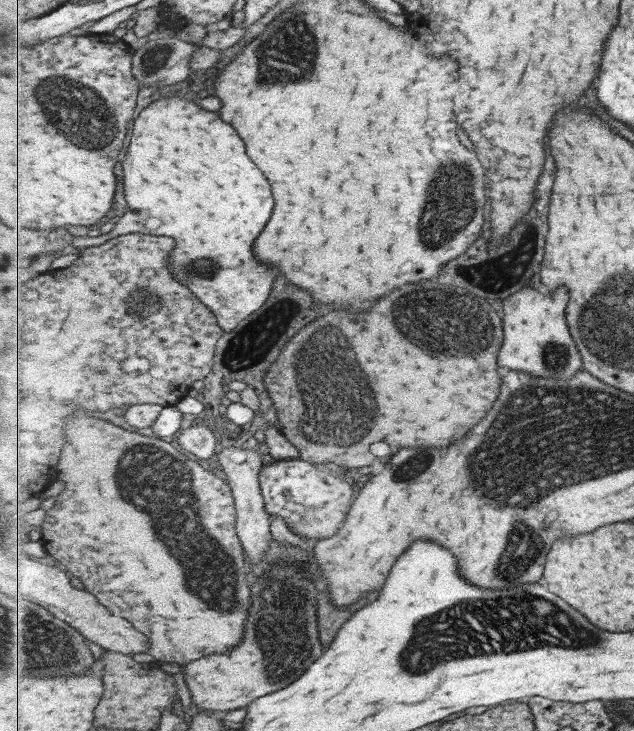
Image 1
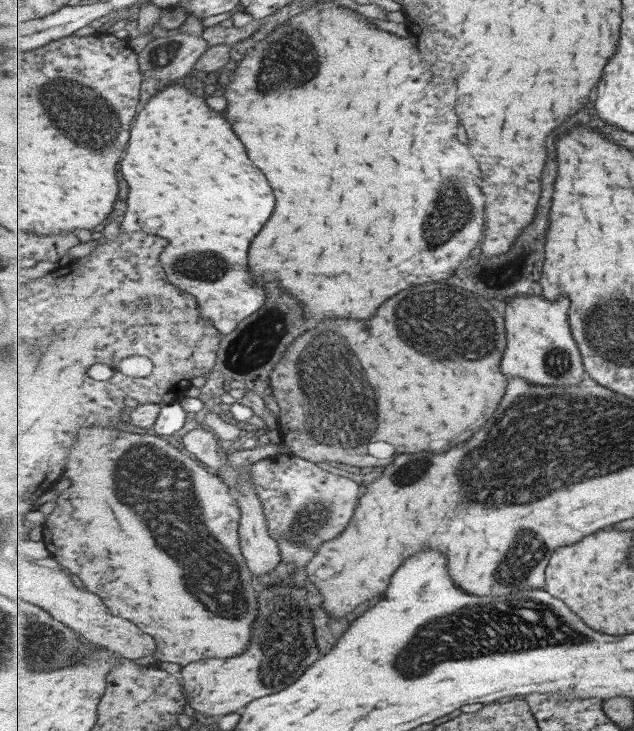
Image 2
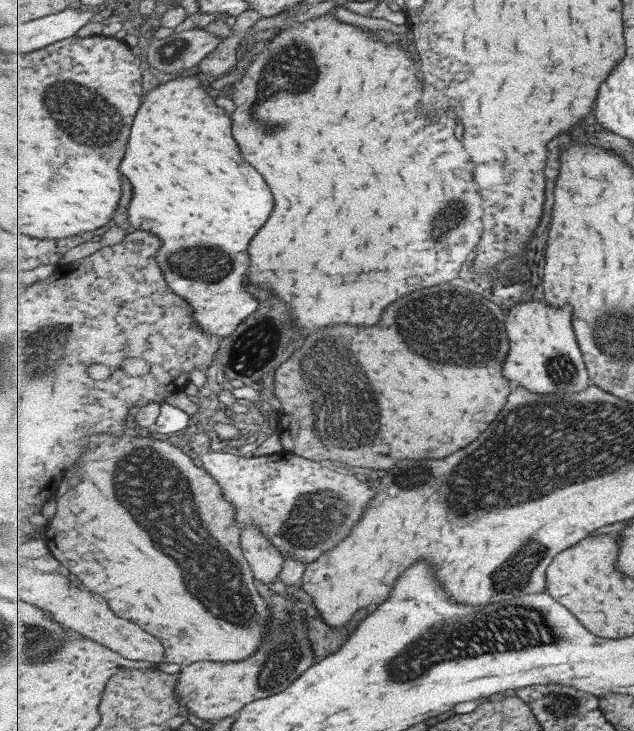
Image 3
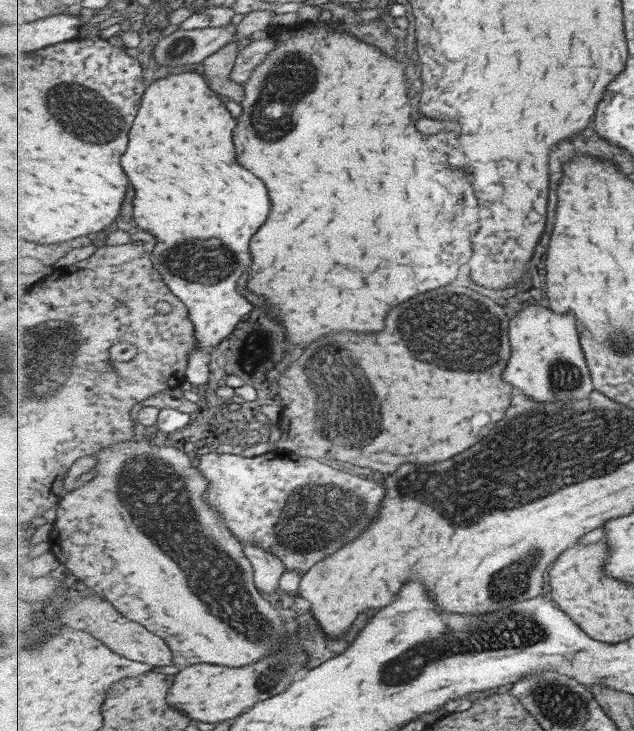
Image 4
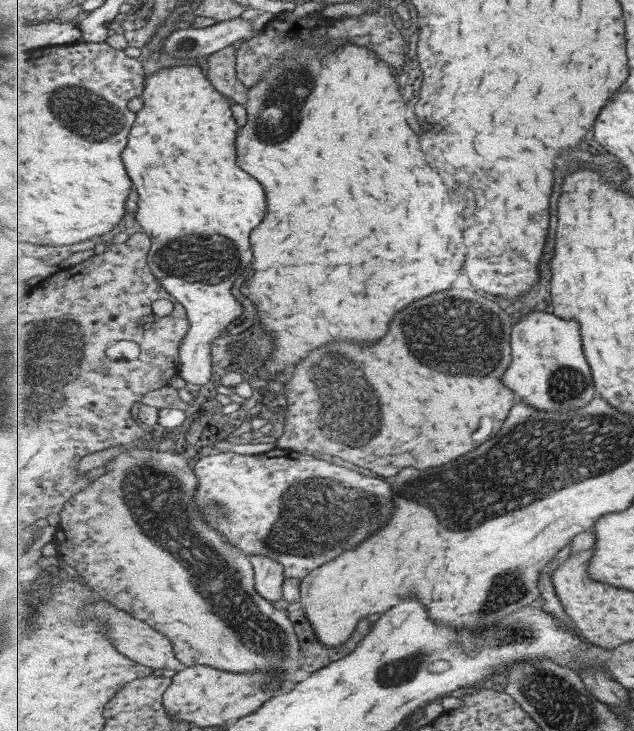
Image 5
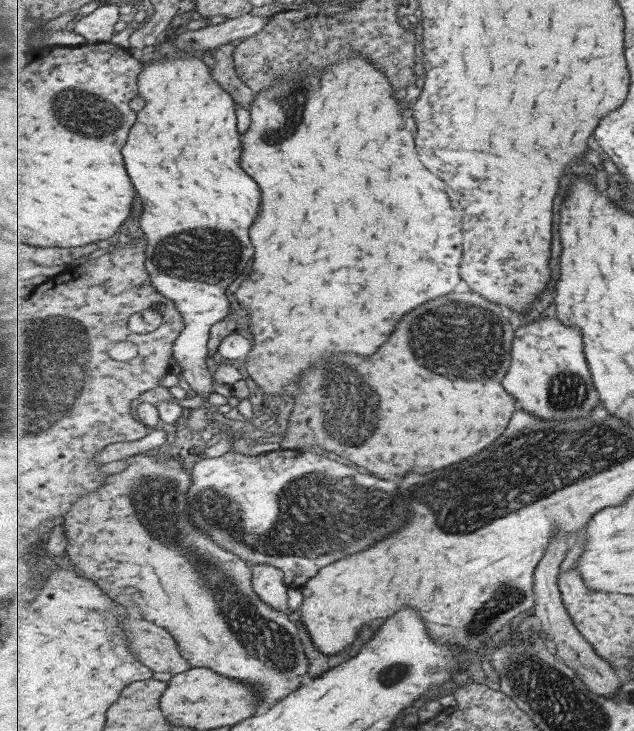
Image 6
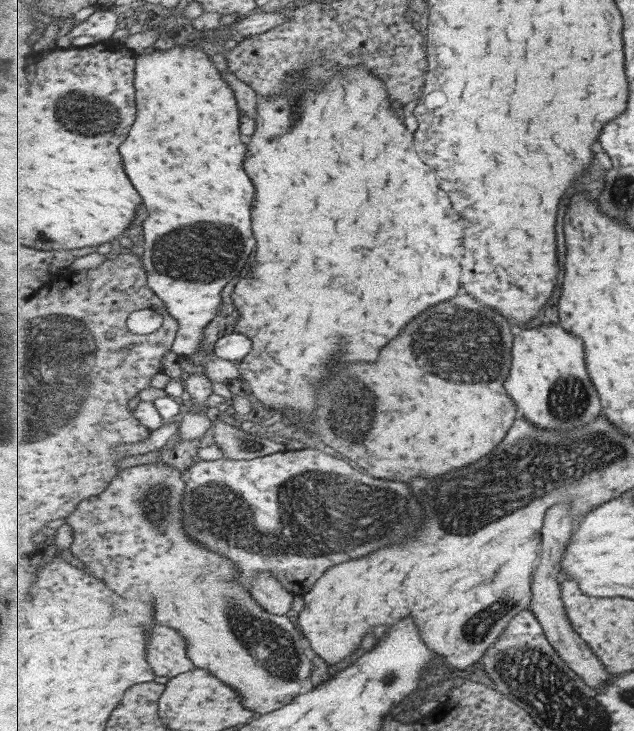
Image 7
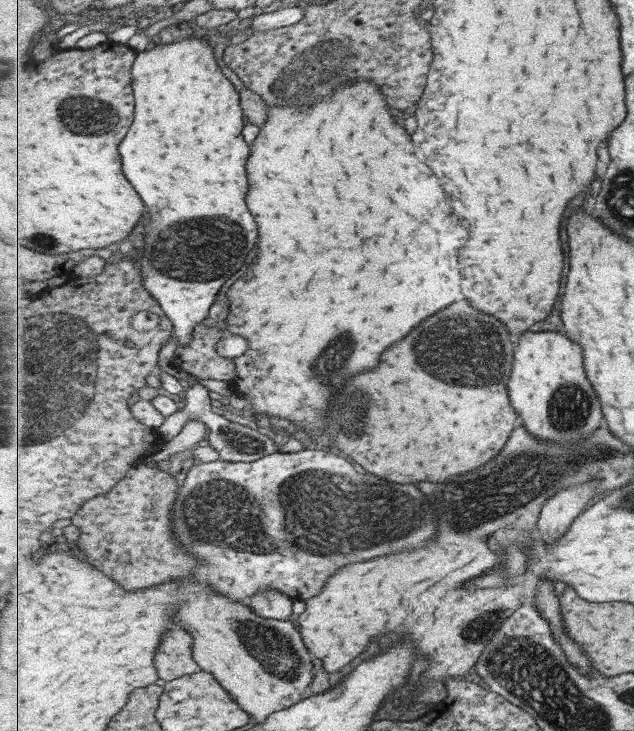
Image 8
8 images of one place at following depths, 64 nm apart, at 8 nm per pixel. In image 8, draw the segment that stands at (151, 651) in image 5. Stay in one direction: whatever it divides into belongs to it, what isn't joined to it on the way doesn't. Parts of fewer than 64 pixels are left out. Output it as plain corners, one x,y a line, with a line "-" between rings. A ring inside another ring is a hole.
173,630
171,636
167,636
159,650
159,676
162,680
172,682
202,672
202,667
195,661
194,643
194,637
187,630

